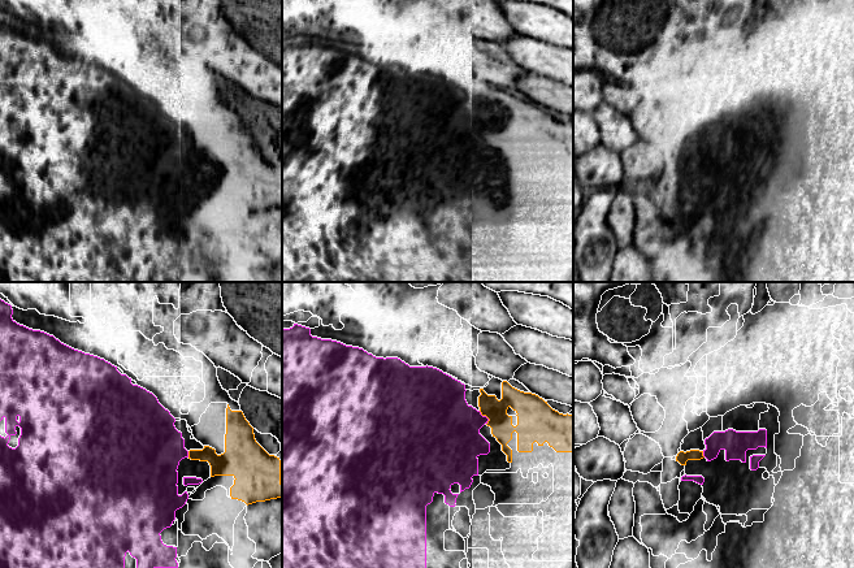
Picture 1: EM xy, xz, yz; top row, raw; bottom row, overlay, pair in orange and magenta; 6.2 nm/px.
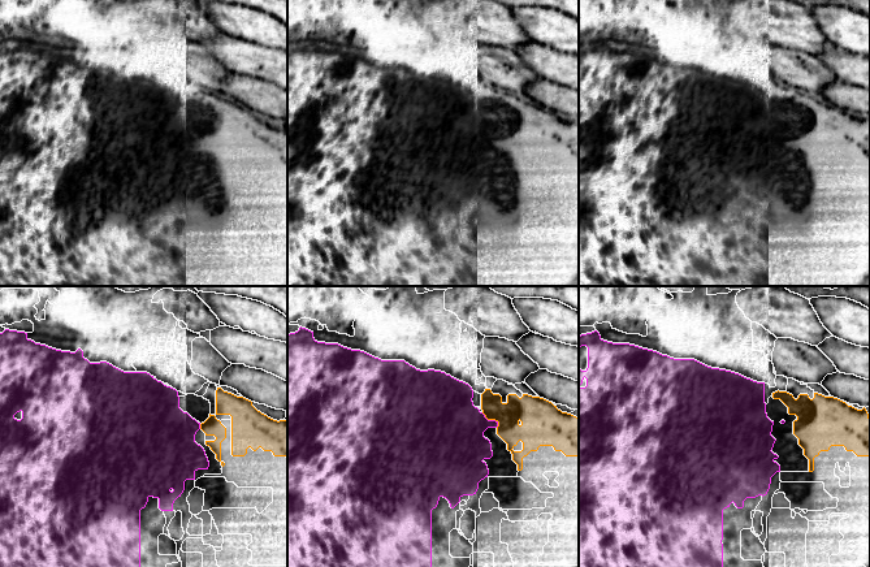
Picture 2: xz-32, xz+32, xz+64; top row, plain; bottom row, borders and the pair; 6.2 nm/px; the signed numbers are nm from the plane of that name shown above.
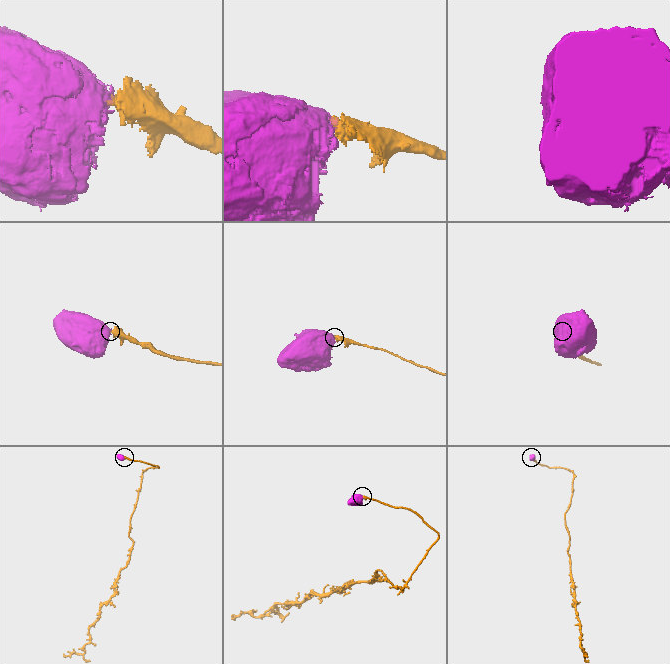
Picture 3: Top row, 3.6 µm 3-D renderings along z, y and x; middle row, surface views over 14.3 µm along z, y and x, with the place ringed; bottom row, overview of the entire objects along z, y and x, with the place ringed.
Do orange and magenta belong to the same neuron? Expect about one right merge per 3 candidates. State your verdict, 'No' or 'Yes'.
Yes

